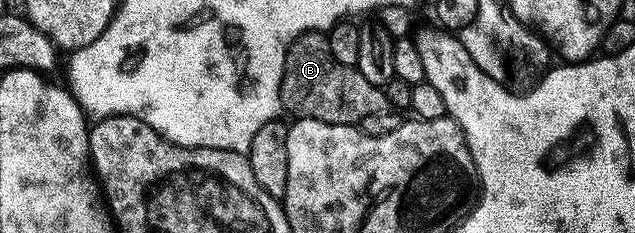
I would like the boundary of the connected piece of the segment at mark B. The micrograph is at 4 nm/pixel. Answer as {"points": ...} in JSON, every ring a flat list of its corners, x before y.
{"points":[[318,31,298,35,288,47,279,101,282,110,286,114,288,111,295,119,316,119,333,125,359,125,365,117,369,117,369,113,381,113,389,107,386,90,365,81,356,68,336,61,333,53,329,53,326,34]]}

